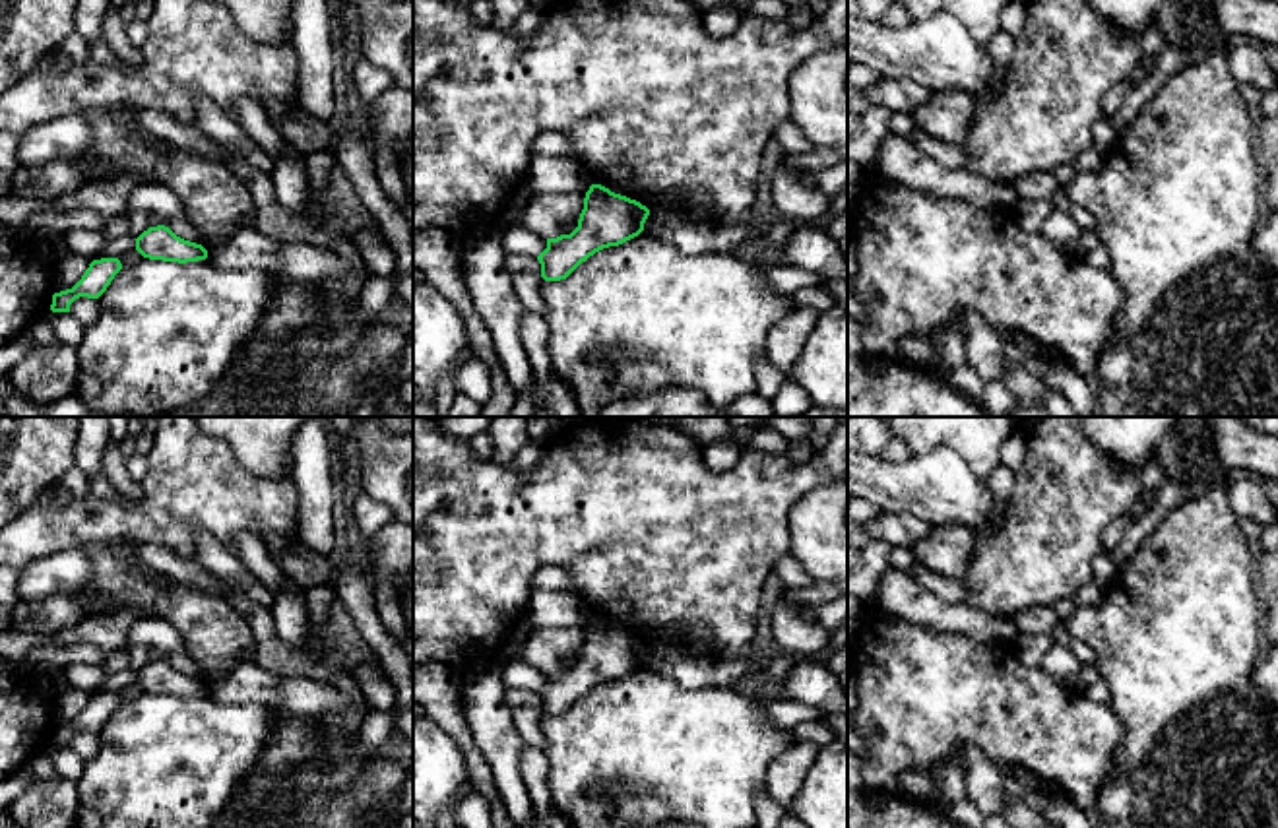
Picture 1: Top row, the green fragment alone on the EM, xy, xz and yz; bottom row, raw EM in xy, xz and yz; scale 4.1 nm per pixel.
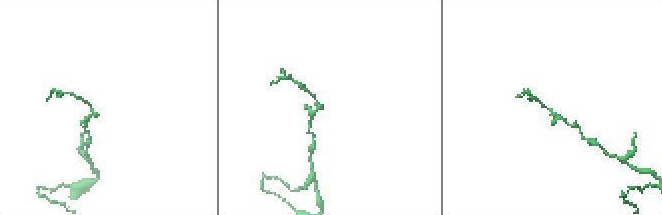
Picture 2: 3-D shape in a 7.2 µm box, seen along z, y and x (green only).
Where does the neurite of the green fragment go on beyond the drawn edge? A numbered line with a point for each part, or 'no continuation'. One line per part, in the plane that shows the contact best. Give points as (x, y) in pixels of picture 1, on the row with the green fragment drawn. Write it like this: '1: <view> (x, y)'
no continuation

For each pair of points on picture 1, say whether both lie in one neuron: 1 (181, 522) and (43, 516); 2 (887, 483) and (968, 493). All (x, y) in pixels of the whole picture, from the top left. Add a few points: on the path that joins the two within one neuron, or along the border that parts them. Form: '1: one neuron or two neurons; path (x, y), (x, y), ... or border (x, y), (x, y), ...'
1: one neuron; path (146, 520), (78, 520)
2: one neuron; path (906, 487), (939, 487), (949, 493)

